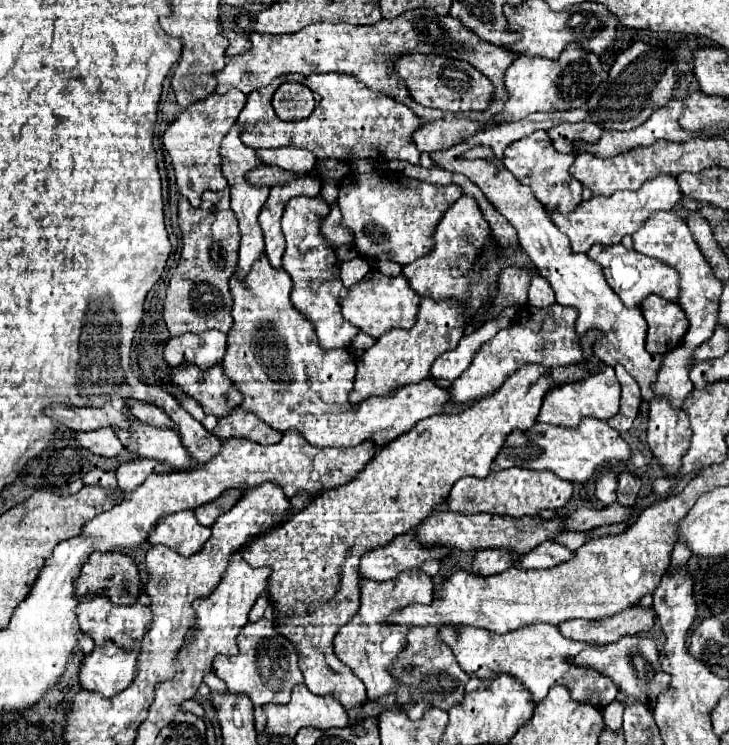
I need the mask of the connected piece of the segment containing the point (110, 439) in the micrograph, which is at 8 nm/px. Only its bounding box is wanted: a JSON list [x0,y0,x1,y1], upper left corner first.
[73,428,121,458]

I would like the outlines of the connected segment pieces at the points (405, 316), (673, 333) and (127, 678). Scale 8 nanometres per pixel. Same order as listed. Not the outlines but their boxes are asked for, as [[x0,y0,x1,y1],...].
[[341,272,419,338],[641,296,689,354],[79,644,137,698]]

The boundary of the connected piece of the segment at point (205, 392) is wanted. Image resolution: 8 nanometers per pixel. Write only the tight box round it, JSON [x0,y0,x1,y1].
[171,364,243,418]

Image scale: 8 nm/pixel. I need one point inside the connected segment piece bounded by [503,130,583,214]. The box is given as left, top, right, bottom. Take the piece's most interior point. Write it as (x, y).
(533, 161)

